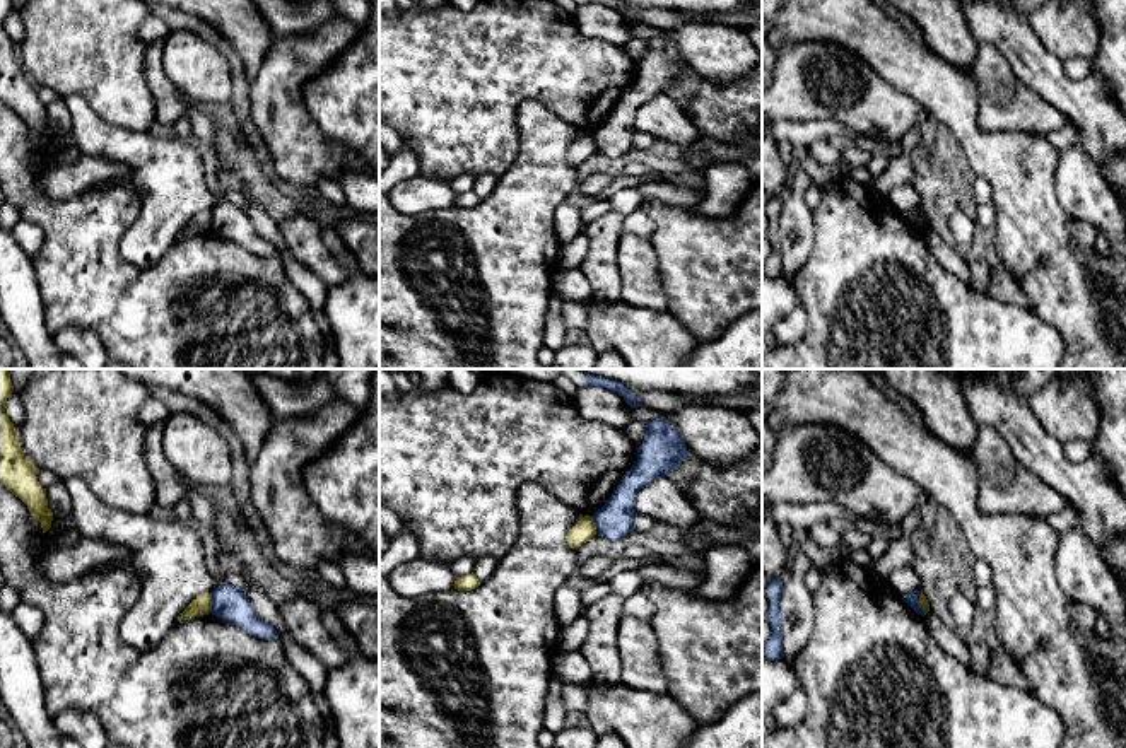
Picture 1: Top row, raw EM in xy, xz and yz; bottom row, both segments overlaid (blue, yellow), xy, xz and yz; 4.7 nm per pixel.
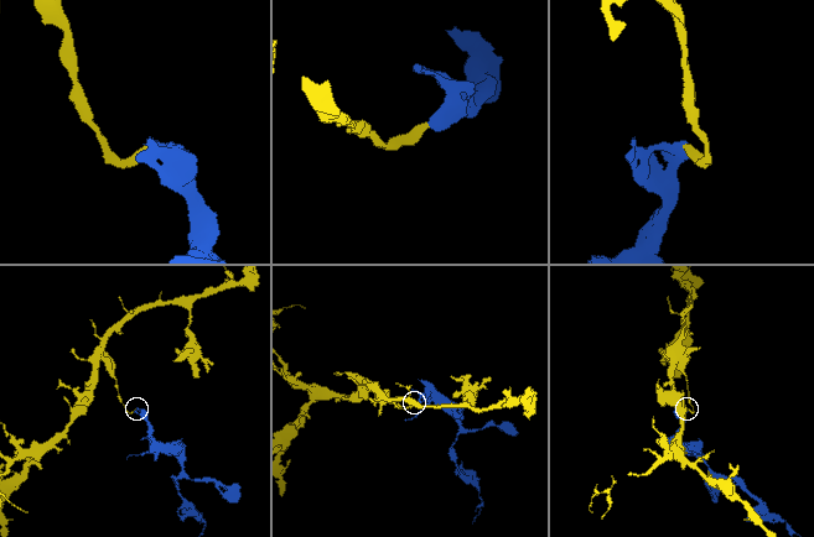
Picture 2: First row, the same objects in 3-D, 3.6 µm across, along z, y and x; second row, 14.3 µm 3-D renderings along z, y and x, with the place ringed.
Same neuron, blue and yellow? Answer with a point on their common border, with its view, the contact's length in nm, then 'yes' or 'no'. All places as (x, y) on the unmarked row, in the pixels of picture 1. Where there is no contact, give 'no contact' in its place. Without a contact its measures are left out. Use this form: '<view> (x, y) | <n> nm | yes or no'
xy (212, 221) | 100 nm | no

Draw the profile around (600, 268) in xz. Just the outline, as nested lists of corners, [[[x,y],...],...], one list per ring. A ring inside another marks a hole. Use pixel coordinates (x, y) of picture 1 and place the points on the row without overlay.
[[[607,212],[586,224],[589,249],[579,270],[593,289],[593,297],[603,307],[620,301],[620,272],[617,266],[617,246],[620,243],[624,215]]]

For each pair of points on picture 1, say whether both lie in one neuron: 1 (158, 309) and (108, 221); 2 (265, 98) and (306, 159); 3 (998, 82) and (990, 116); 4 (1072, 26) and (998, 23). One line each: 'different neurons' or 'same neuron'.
1: same neuron
2: same neuron
3: same neuron
4: different neurons

